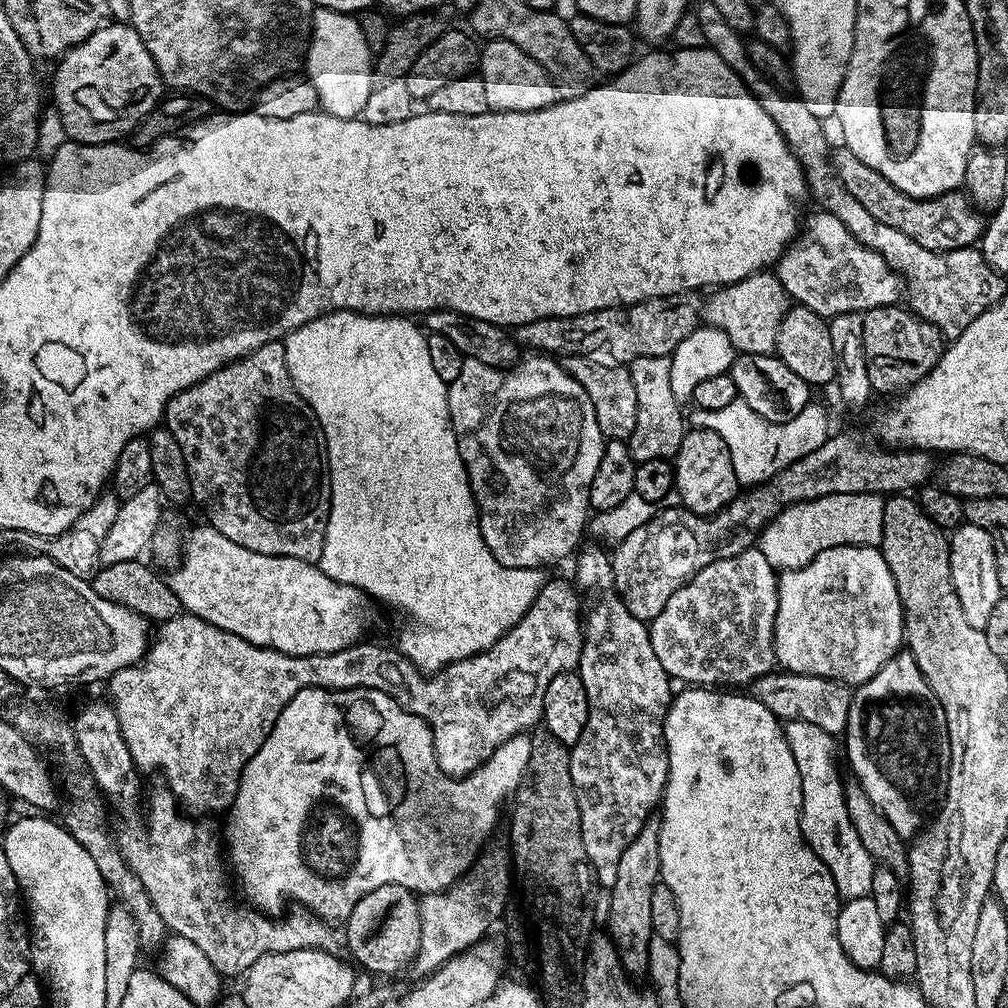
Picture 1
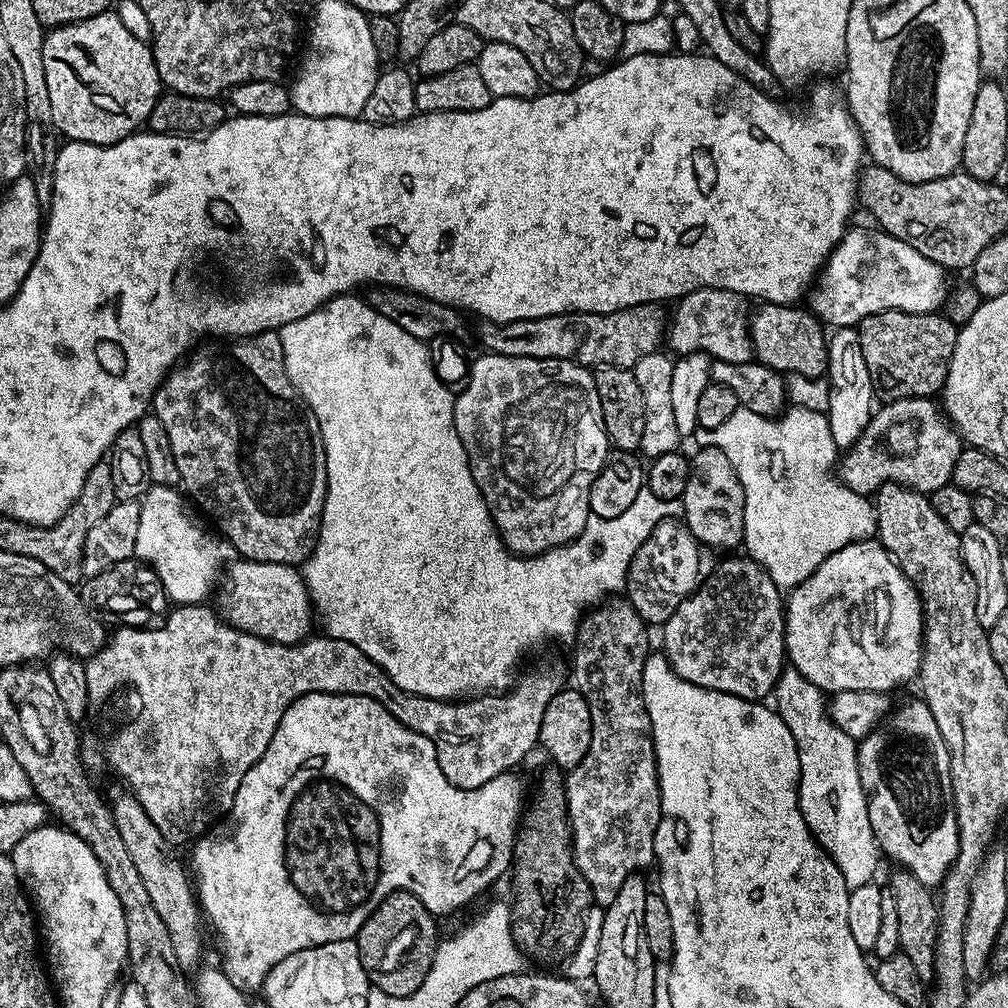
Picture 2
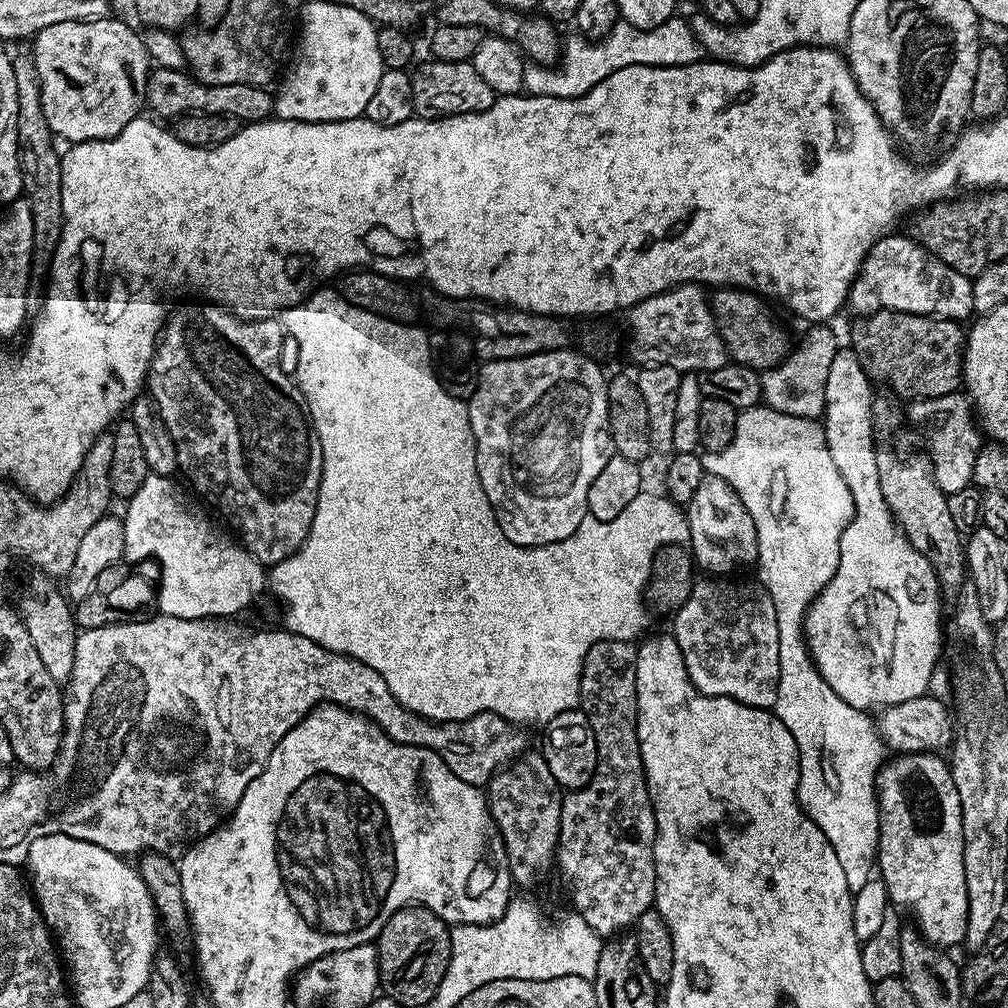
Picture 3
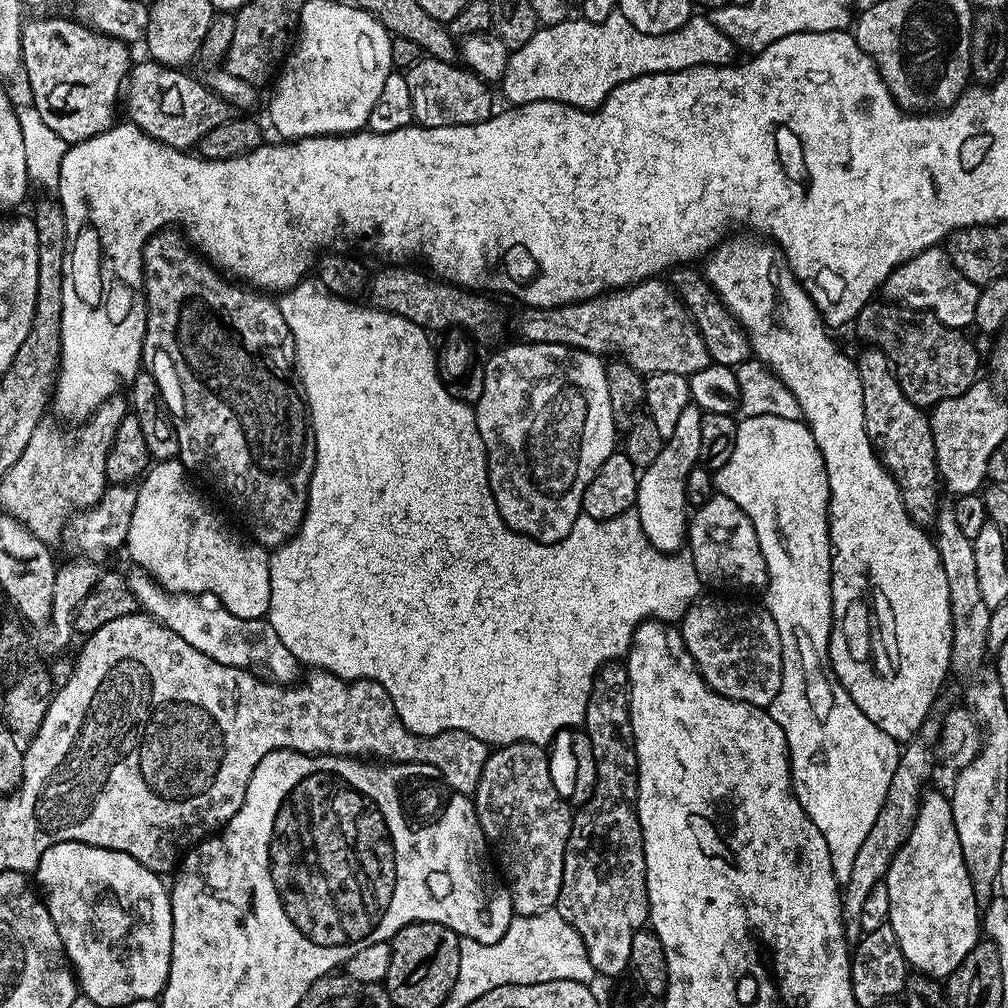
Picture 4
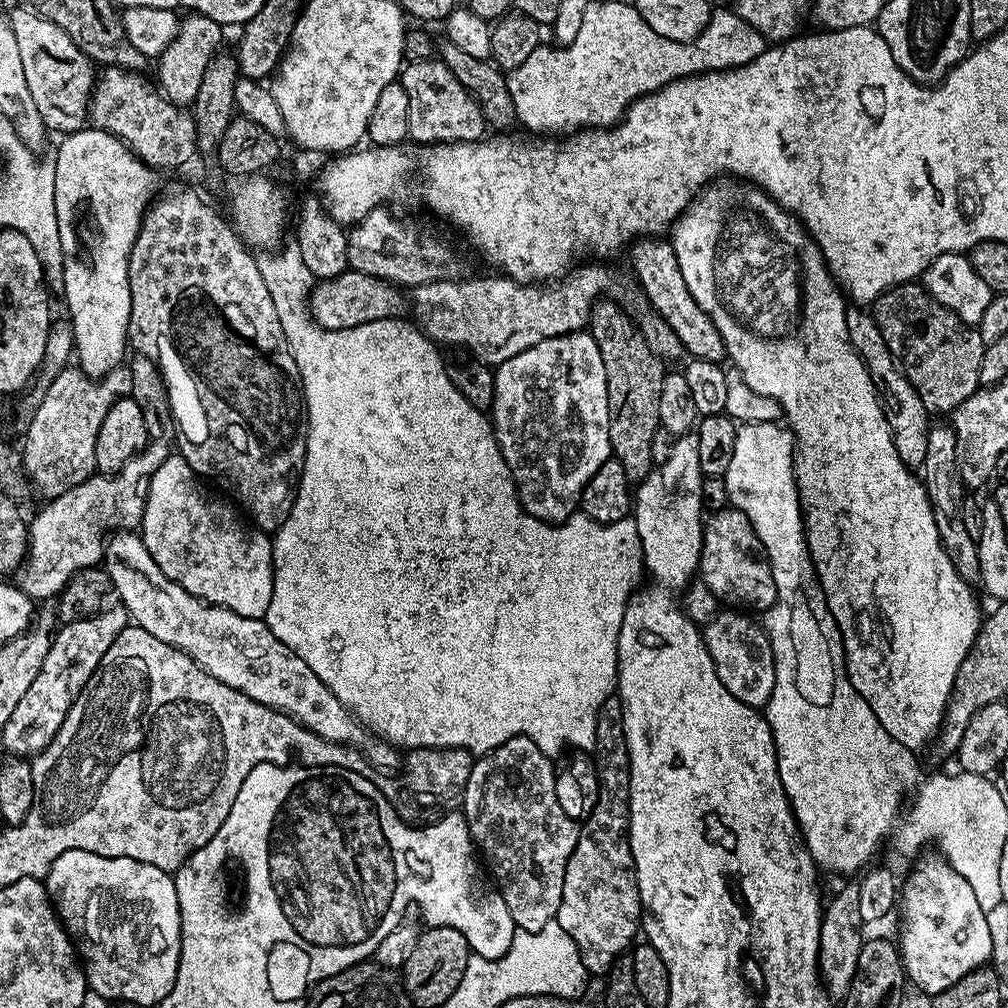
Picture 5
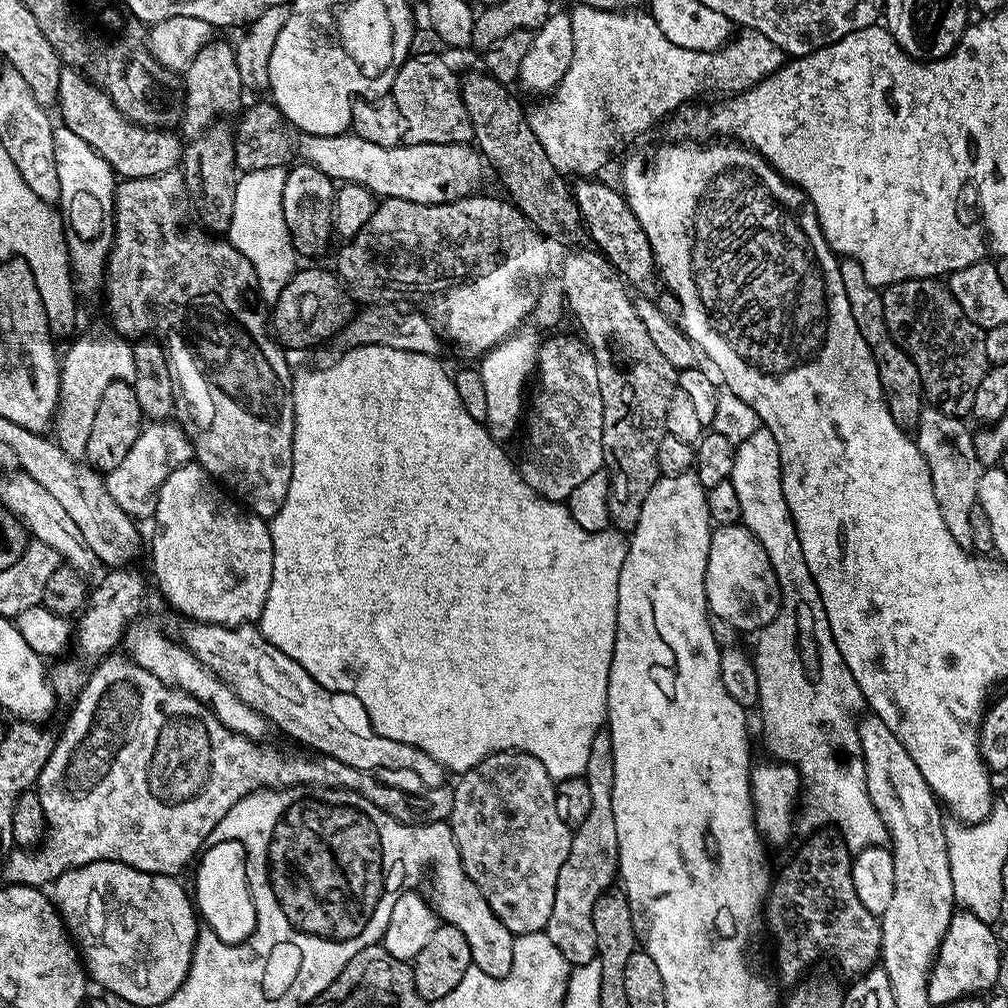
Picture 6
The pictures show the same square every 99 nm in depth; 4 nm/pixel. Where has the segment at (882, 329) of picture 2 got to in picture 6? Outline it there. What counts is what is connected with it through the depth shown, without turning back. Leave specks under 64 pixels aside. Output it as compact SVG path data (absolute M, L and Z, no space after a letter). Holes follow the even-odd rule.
M943 279L903 280L889 284L882 292L886 330L897 346L918 366L924 383L925 401L931 407L961 418L974 406L974 394L988 373L985 329L978 327L958 306Z

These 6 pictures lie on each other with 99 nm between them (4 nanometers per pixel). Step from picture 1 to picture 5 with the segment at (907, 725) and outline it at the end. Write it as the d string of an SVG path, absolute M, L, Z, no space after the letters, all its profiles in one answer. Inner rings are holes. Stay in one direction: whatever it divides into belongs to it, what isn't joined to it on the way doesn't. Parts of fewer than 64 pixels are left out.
M931 851L916 856L912 873L905 884L903 881L898 892L898 912L904 915L904 925L900 928L900 940L898 939L900 956L904 961L904 975L911 987L913 984L918 991L925 992L925 997L928 998L953 986L976 968L985 967L992 958L990 926L986 926L986 912L978 906L973 887L950 866L950 862L939 851Z

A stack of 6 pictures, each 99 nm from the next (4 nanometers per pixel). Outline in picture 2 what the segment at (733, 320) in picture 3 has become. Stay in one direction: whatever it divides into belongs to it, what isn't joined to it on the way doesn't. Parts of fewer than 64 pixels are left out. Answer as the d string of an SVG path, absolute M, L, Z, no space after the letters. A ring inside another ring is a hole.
M761 303L759 307L760 309L757 312L755 309L750 316L750 339L752 341L753 357L761 364L781 374L823 377L829 371L830 340L827 335L824 337L825 325L817 320L811 311L804 306Z

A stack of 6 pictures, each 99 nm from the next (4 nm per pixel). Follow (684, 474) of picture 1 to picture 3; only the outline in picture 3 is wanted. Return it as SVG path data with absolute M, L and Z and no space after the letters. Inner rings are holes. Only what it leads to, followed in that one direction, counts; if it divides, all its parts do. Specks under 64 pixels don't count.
M707 474L702 478L702 482L698 485L698 491L686 506L686 515L690 530L690 555L697 569L705 568L708 571L705 573L716 578L728 578L736 574L739 568L744 568L747 564L750 566L756 564L756 555L758 554L756 523L754 518L750 518L742 498L738 498L736 491L722 478Z

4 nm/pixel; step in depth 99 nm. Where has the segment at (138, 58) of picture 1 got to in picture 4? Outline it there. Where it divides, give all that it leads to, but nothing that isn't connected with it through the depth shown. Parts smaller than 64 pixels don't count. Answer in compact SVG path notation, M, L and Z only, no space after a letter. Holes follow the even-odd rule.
M75 19L69 20L32 20L23 25L21 34L21 54L23 56L23 75L28 75L30 97L42 116L42 121L67 142L69 146L89 140L112 127L122 89L128 79L130 59L129 45L114 40L110 36L101 36L99 32L85 27Z

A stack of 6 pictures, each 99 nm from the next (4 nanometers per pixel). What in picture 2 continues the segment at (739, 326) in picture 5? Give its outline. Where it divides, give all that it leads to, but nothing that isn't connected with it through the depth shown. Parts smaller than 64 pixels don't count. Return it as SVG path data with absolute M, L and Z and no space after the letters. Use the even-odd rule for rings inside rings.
M855 327L838 328L833 331L829 341L830 384L829 408L827 418L830 422L830 434L834 438L837 449L847 450L856 443L856 439L866 430L868 419L874 411L874 393L870 382L866 360L862 355L859 329ZM869 538L859 540L853 544L847 544L842 550L830 554L806 582L802 582L797 588L791 589L786 596L784 609L784 651L786 660L791 667L798 670L798 674L806 677L814 686L818 686L825 694L835 694L846 690L870 690L871 692L891 693L891 688L904 684L907 680L915 681L920 670L920 659L924 653L924 612L920 609L920 593L916 585L904 575L904 572L893 560L892 556L881 546L879 539Z

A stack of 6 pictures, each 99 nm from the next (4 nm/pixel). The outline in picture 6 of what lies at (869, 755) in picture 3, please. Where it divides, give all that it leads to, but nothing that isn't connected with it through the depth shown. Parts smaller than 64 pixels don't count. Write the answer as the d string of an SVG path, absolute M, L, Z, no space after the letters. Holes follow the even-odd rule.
M721 385L718 389L716 414L711 429L737 444L731 482L738 494L738 503L742 506L740 518L744 527L751 530L758 542L762 542L770 558L770 566L774 566L776 571L780 587L778 614L774 622L761 628L755 637L757 640L754 663L760 691L758 709L760 708L760 716L764 719L764 744L772 755L769 757L795 766L800 774L802 803L798 808L798 828L800 824L804 834L808 834L813 830L831 826L844 839L844 845L853 854L867 848L887 845L888 828L882 822L874 802L870 800L866 786L866 766L860 745L858 715L856 716L856 711L864 704L864 695L858 682L854 682L834 642L830 622L826 618L826 610L818 594L818 586L806 567L806 558L802 558L802 546L798 542L796 527L786 506L786 498L782 494L778 442L774 442L774 434L770 434L768 429L761 425L753 408L746 405L746 402L738 398L726 385Z

